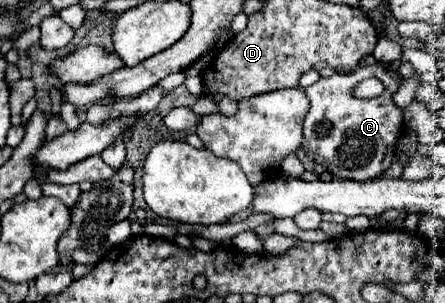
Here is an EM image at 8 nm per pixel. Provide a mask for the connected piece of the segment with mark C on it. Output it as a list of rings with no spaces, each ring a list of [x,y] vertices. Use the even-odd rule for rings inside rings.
[[[373,64],[373,66],[361,66],[357,70],[353,70],[351,74],[333,74],[327,78],[319,78],[315,84],[307,86],[307,98],[311,100],[311,108],[305,116],[303,122],[303,150],[307,154],[309,160],[313,160],[315,164],[323,164],[333,176],[341,178],[341,180],[371,180],[377,178],[379,174],[383,174],[389,166],[391,160],[395,156],[395,144],[401,136],[403,130],[403,112],[393,104],[393,94],[399,88],[399,76],[387,72],[381,64]],[[365,78],[379,78],[385,84],[385,92],[373,100],[357,100],[351,96],[351,88],[365,80]]]

